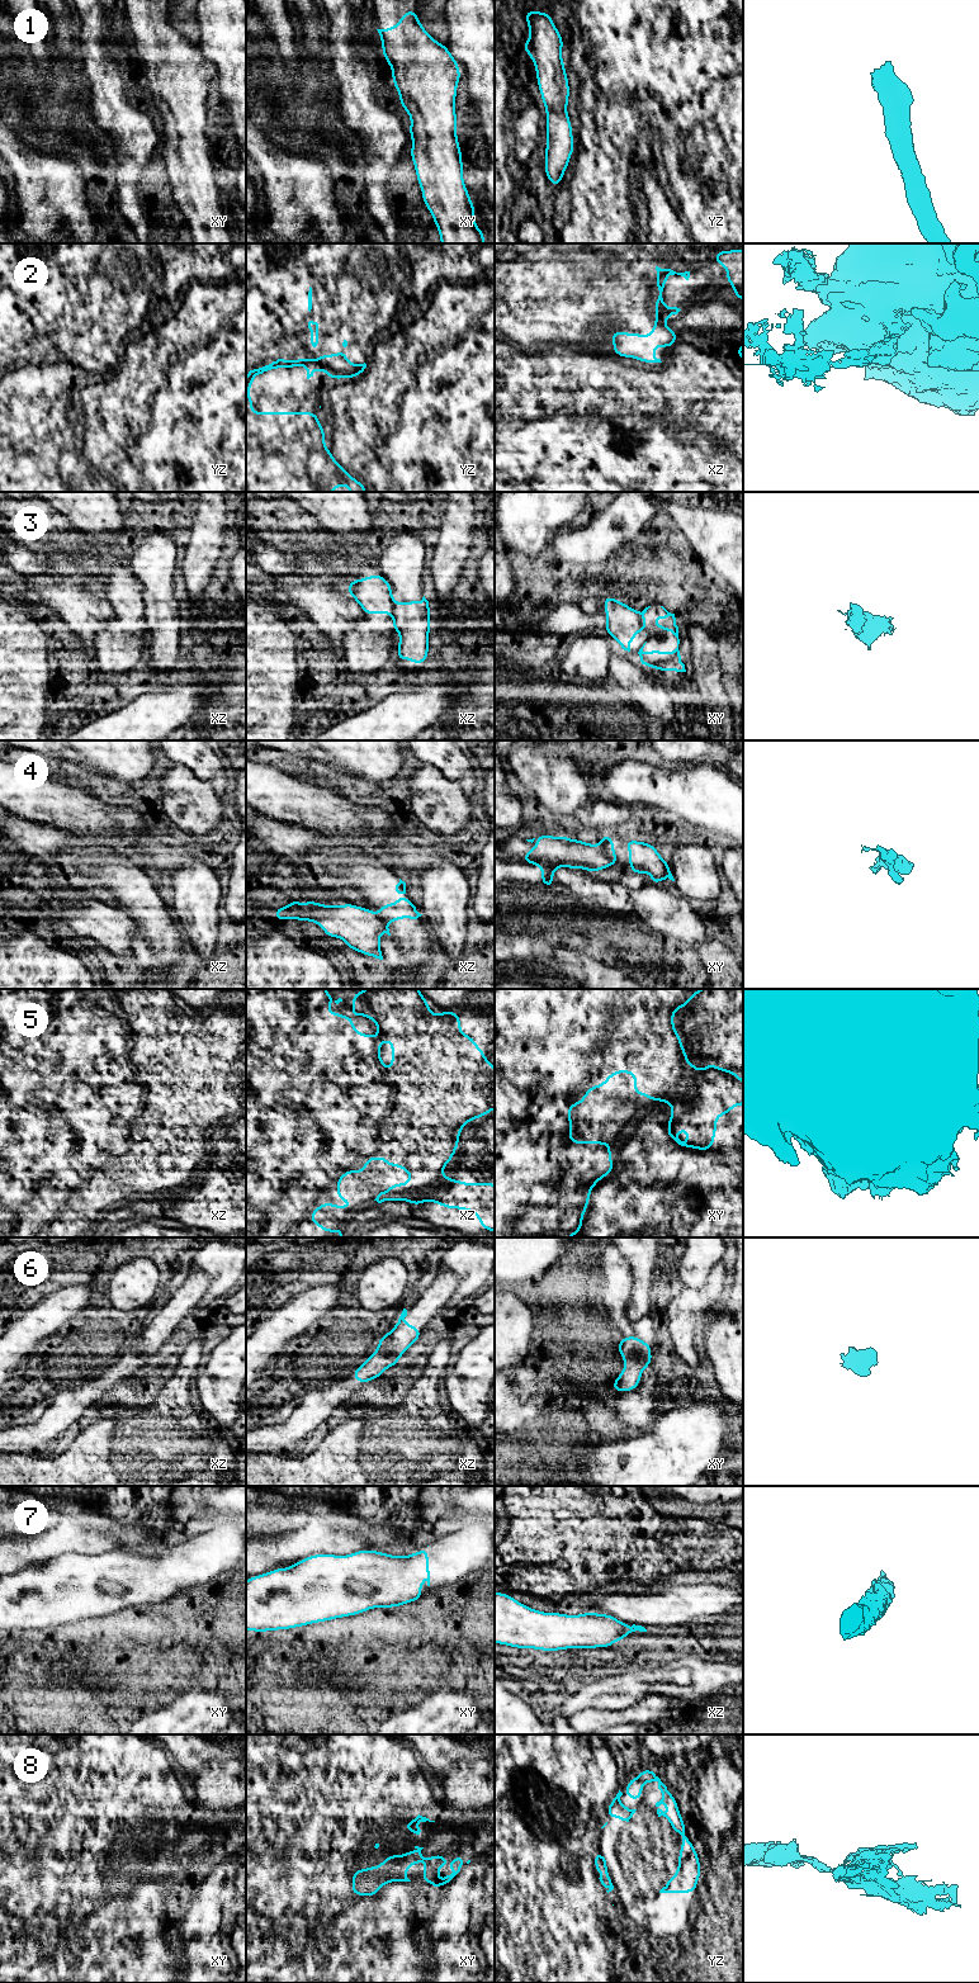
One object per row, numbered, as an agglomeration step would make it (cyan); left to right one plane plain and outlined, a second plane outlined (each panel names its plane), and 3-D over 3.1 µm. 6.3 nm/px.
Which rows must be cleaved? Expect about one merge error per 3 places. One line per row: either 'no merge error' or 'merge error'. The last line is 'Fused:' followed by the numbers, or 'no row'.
1: no merge error
2: merge error
3: merge error
4: merge error
5: no merge error
6: no merge error
7: no merge error
8: merge error
Fused: 2, 3, 4, 8

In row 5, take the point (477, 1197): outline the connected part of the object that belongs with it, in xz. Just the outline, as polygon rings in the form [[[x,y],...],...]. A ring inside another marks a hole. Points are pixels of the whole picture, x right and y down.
[[[246,989],[246,1237],[344,1237],[345,1235],[342,1227],[327,1230],[321,1226],[318,1221],[312,1221],[311,1216],[320,1211],[322,1206],[334,1206],[339,1211],[341,1211],[342,1208],[349,1210],[351,1207],[351,1198],[346,1197],[344,1201],[340,1198],[340,1180],[347,1173],[365,1173],[366,1161],[378,1160],[380,1158],[384,1159],[387,1166],[398,1166],[402,1170],[408,1170],[410,1182],[389,1185],[386,1192],[380,1192],[374,1199],[378,1203],[382,1203],[384,1201],[408,1201],[413,1206],[418,1206],[426,1201],[431,1201],[434,1203],[439,1203],[444,1208],[459,1208],[462,1211],[472,1211],[479,1218],[479,1224],[486,1231],[495,1232],[495,1184],[478,1182],[467,1184],[463,1180],[453,1180],[449,1177],[441,1174],[445,1165],[454,1158],[455,1150],[459,1146],[459,1134],[462,1128],[469,1121],[479,1117],[486,1117],[490,1111],[495,1109],[495,1068],[486,1059],[484,1052],[481,1047],[477,1046],[477,1042],[469,1035],[460,1032],[460,1016],[454,1011],[441,1011],[440,1014],[434,1016],[429,1009],[430,1003],[422,997],[418,989],[368,989],[356,992],[353,995],[351,1013],[354,1016],[368,1017],[377,1023],[378,1036],[370,1037],[368,1033],[356,1032],[351,1017],[345,1018],[344,1013],[330,1013],[327,1008],[332,1002],[339,1004],[340,1002],[342,1002],[342,999],[339,998],[337,1000],[335,1000],[326,989]],[[383,1041],[392,1042],[392,1068],[389,1070],[384,1069],[384,1063],[379,1057],[380,1043]]]

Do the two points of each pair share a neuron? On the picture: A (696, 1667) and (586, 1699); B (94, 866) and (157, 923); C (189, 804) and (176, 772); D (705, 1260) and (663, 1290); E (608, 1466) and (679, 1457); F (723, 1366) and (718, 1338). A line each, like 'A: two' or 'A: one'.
A: two
B: one
C: one
D: two
E: one
F: one

